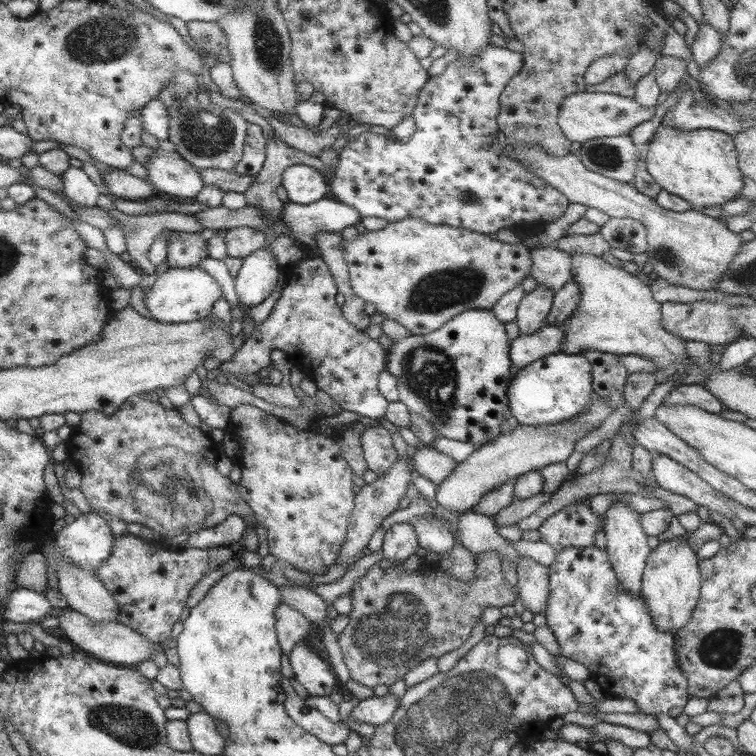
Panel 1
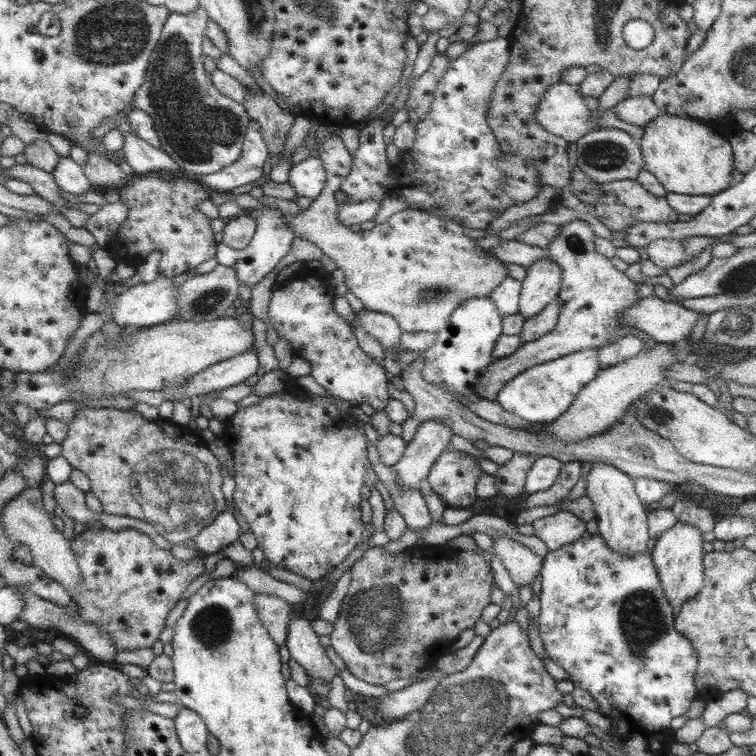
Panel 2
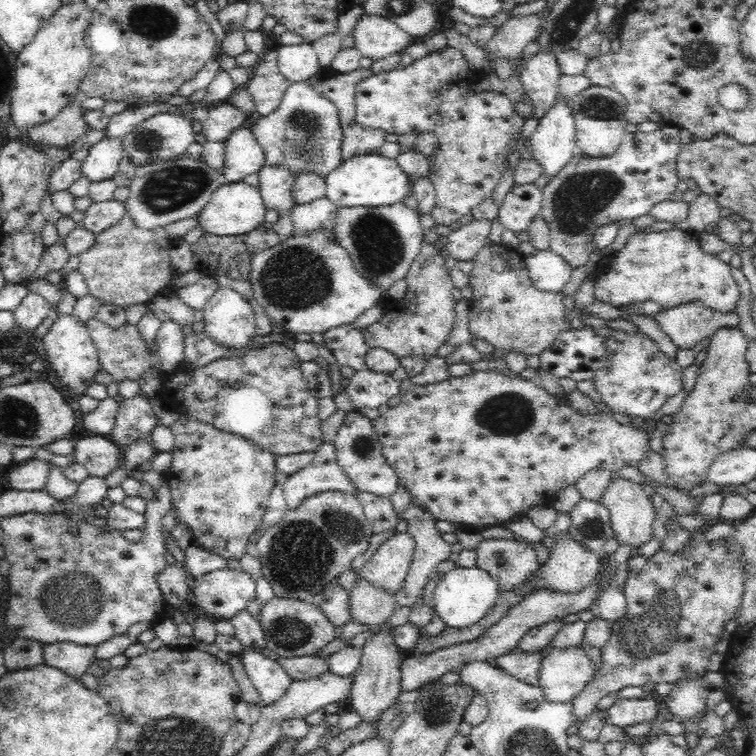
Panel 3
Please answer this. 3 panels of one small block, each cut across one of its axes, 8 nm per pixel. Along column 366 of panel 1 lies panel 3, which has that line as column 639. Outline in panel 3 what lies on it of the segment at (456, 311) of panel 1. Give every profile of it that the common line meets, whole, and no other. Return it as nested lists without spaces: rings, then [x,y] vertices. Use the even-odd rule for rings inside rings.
[[[673,230],[638,231],[630,236],[618,252],[610,254],[610,270],[594,280],[595,300],[621,308],[632,302],[652,301],[660,305],[660,310],[674,308],[681,304],[700,301],[702,307],[720,314],[735,312],[740,298],[740,289],[732,276],[730,263],[722,262],[717,255],[702,250],[697,235]]]

